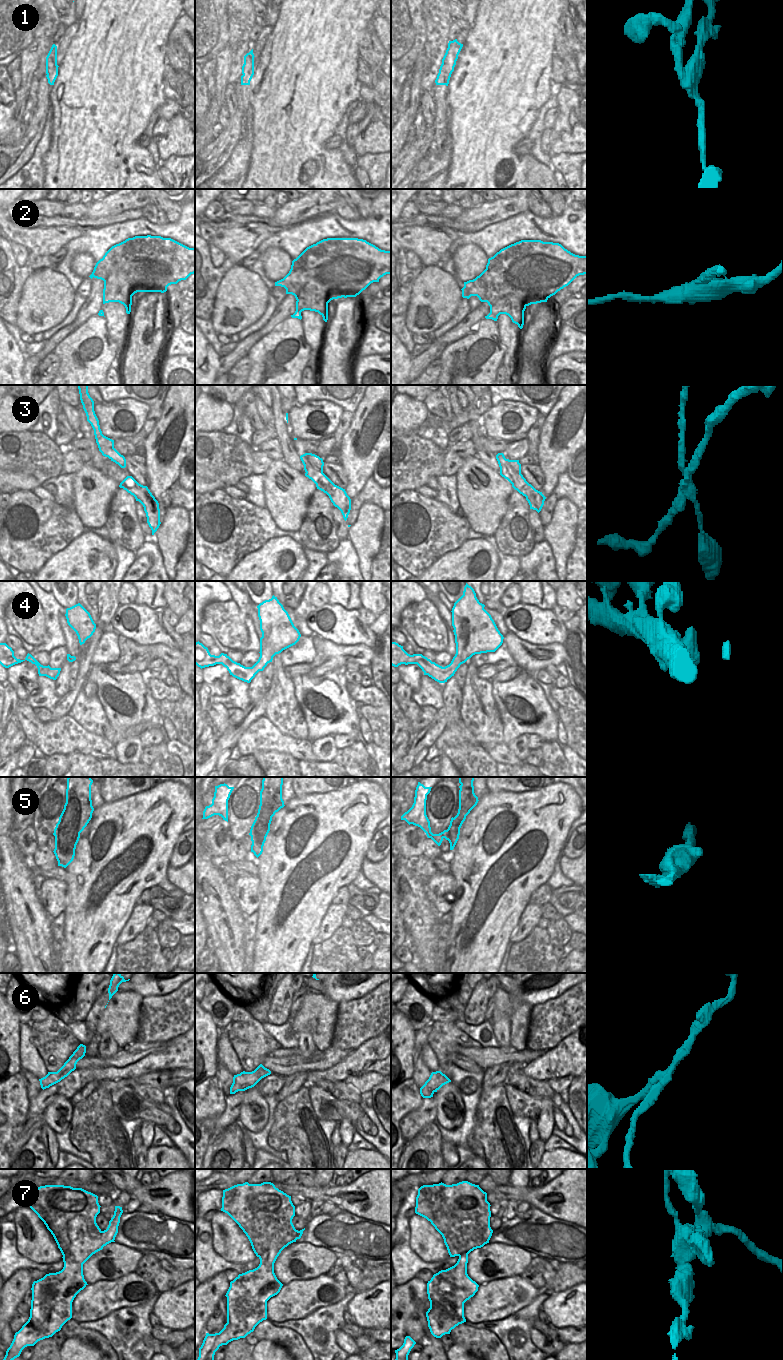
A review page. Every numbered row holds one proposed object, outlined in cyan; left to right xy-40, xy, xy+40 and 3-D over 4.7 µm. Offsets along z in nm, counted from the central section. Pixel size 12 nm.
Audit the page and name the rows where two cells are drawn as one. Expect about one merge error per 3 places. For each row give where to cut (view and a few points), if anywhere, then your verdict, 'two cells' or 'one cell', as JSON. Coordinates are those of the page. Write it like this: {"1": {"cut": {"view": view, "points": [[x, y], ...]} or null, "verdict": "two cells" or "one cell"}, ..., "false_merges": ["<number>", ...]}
{"1": {"cut": {"view": "xy+40", "points": [[444, 60], [452, 71]]}, "verdict": "two cells"}, "2": {"cut": {"view": "xy+40", "points": [[490, 306], [504, 296], [515, 295], [525, 307]]}, "verdict": "two cells"}, "3": {"cut": {"view": "xy", "points": [[302, 455], [322, 472]]}, "verdict": "two cells"}, "4": {"cut": null, "verdict": "one cell"}, "5": {"cut": {"view": "xy+40", "points": [[447, 829], [449, 840]]}, "verdict": "two cells"}, "6": {"cut": {"view": "xy+40", "points": [[426, 1081], [434, 1091]]}, "verdict": "two cells"}, "7": {"cut": {"view": "xy-40", "points": [[103, 1231], [92, 1238], [86, 1221], [74, 1216], [63, 1258]]}, "verdict": "two cells"}, "false_merges": ["1", "2", "3", "5", "6", "7"]}

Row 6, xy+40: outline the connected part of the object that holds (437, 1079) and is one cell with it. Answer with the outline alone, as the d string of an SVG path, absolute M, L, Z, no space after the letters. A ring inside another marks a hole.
M436 1071L431 1073L427 1082L429 1083L429 1088L437 1092L443 1085L451 1082L451 1080L441 1071Z

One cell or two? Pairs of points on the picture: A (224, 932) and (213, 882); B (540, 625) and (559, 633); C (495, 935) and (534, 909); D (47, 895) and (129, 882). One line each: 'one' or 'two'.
A: one
B: one
C: two
D: two

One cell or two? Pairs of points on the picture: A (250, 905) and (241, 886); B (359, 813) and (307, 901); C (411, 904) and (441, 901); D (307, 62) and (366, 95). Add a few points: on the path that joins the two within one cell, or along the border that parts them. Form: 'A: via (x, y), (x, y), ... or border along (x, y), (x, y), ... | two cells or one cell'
A: via (245, 900), (243, 891) | one cell
B: via (353, 835), (349, 855), (328, 879) | one cell
C: border along (426, 885), (426, 896), (440, 914) | two cells
D: border along (359, 84), (360, 99) | two cells

